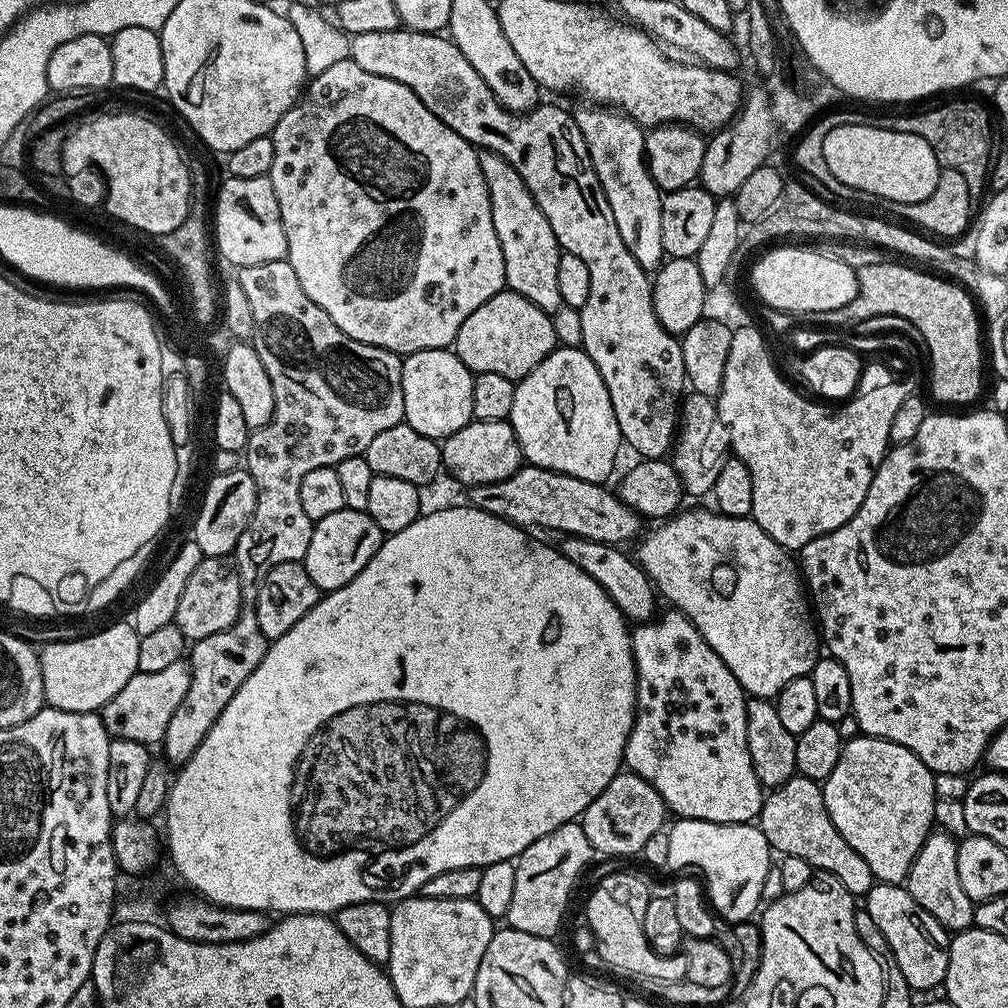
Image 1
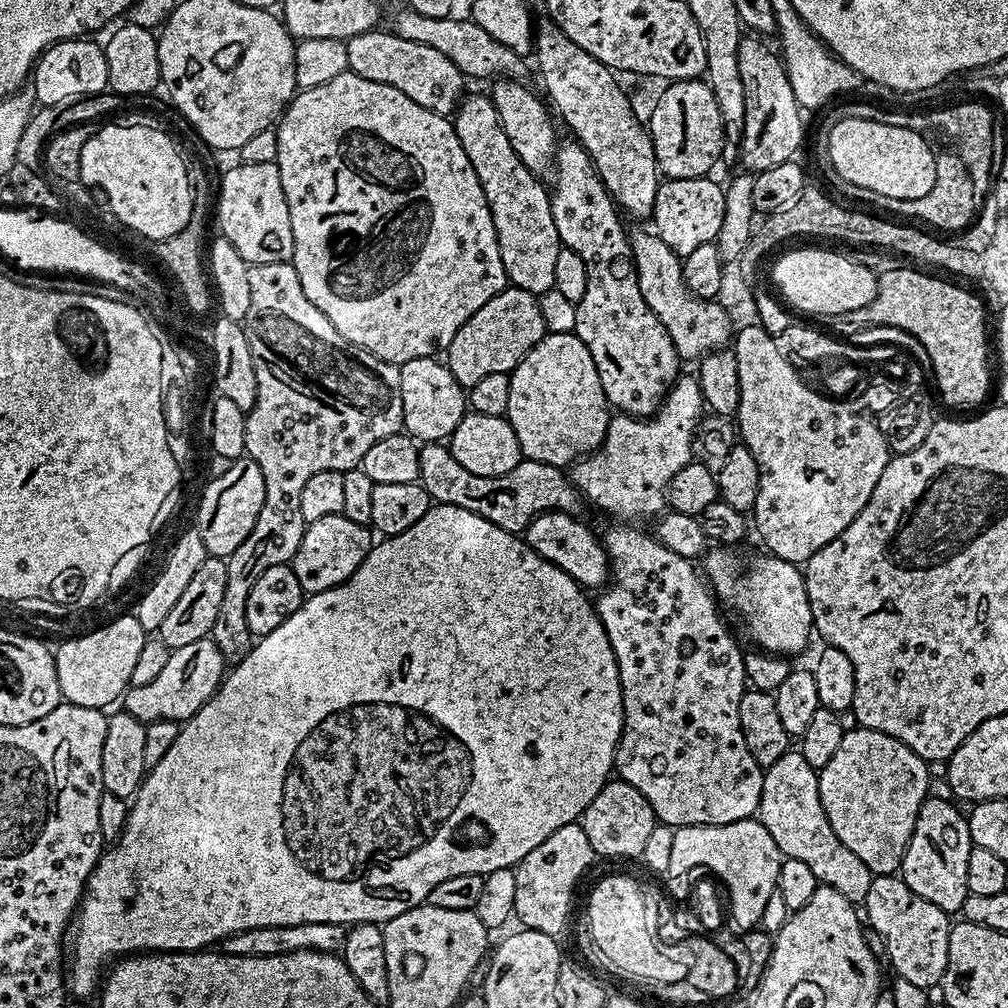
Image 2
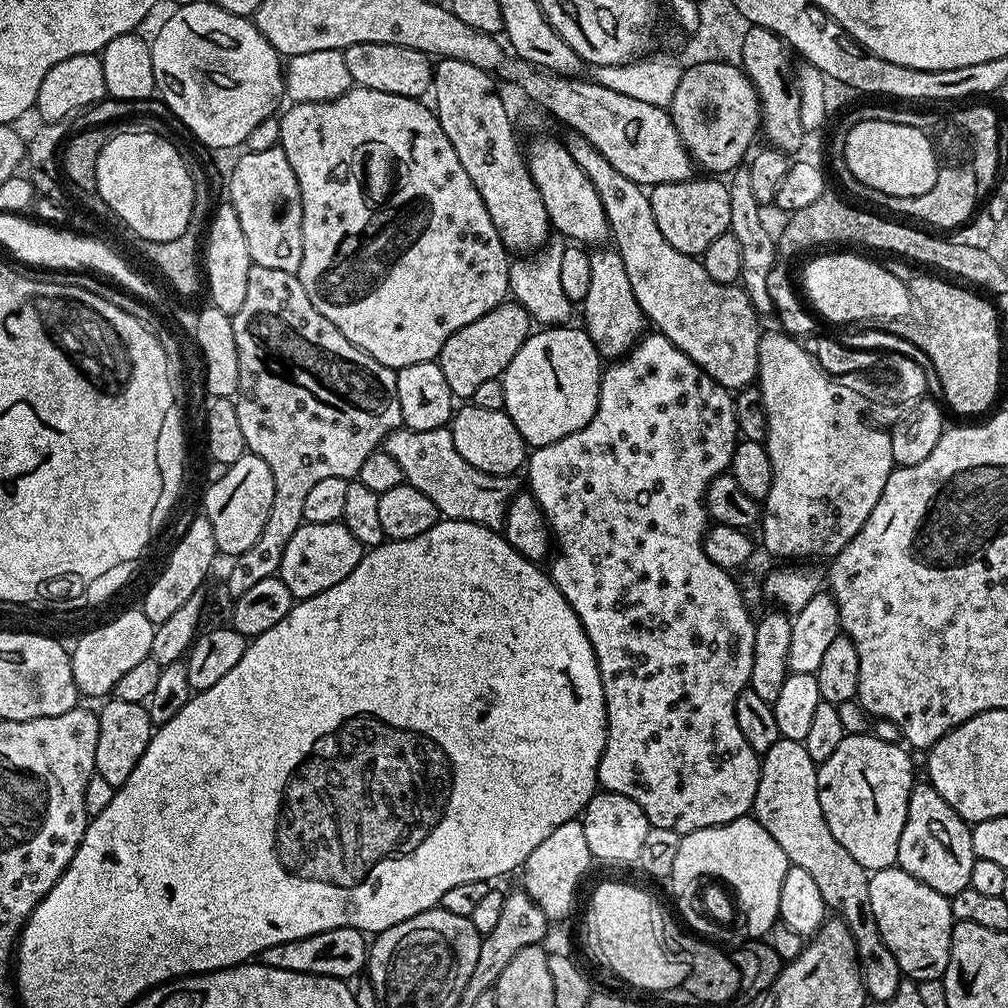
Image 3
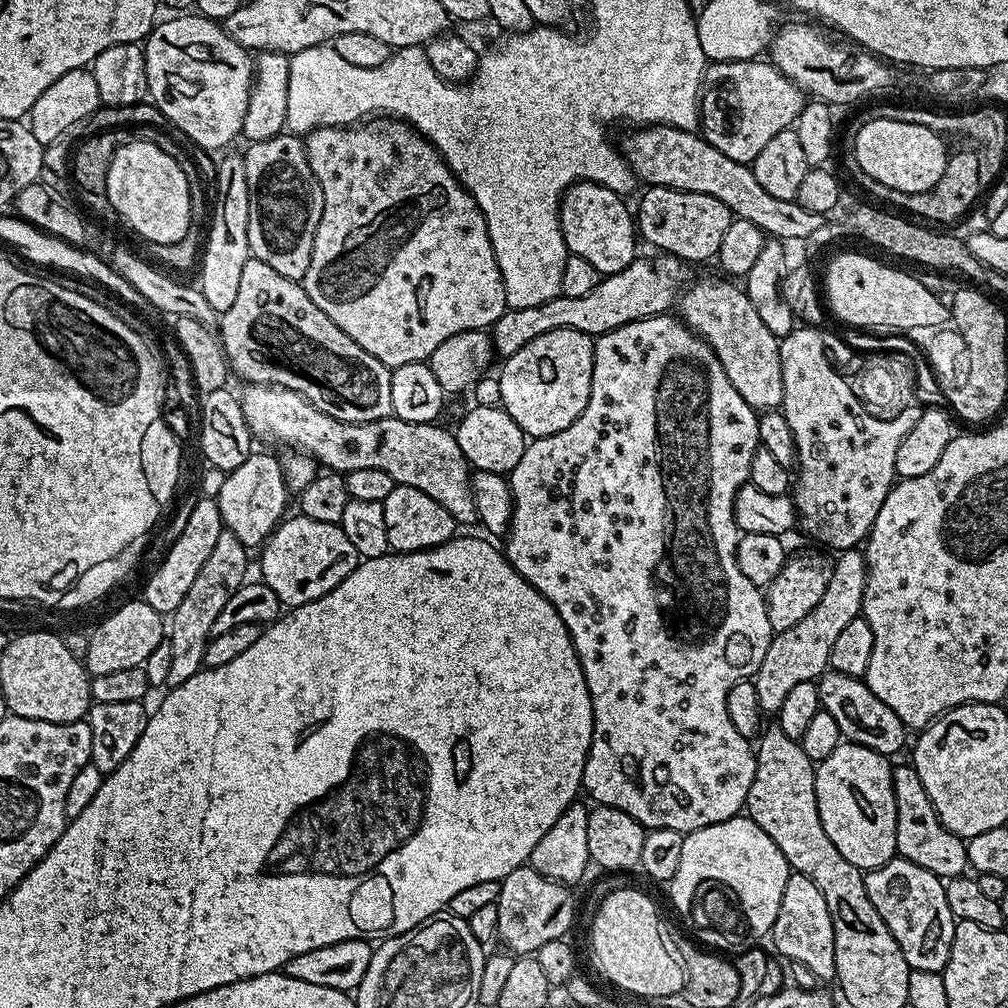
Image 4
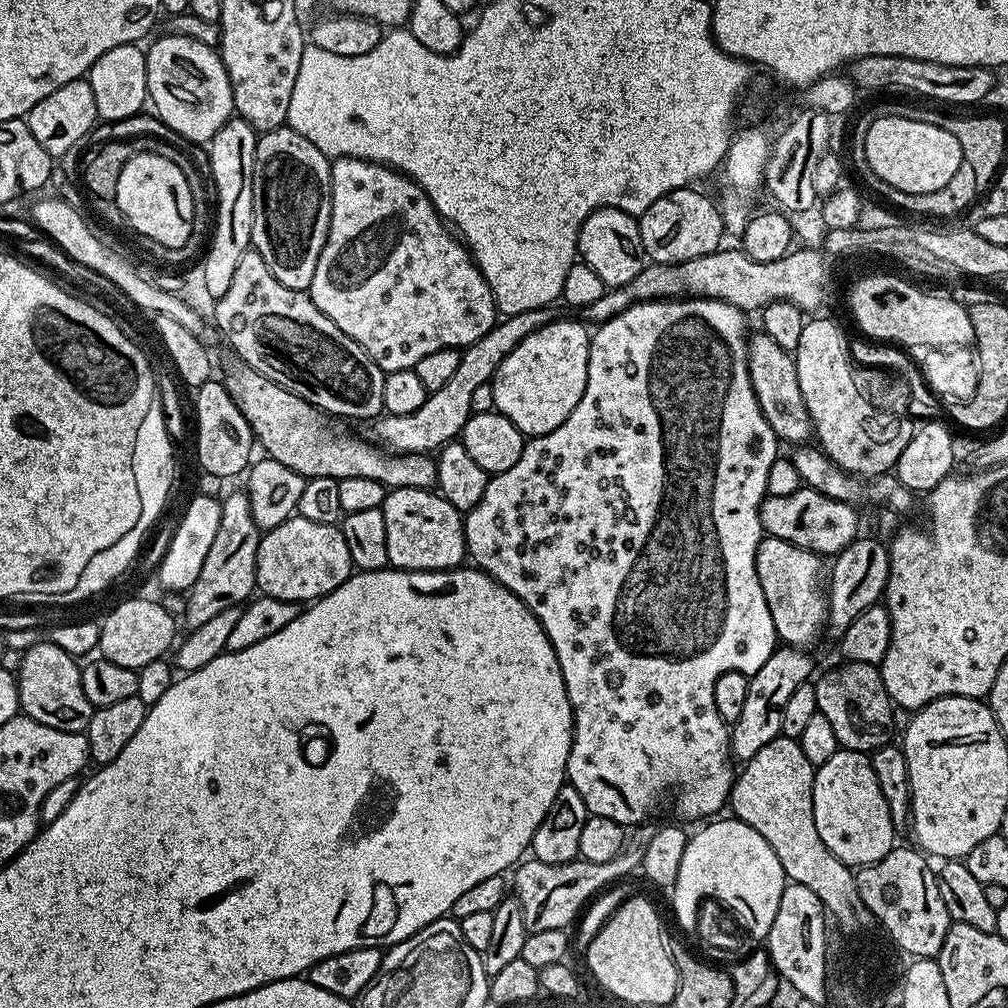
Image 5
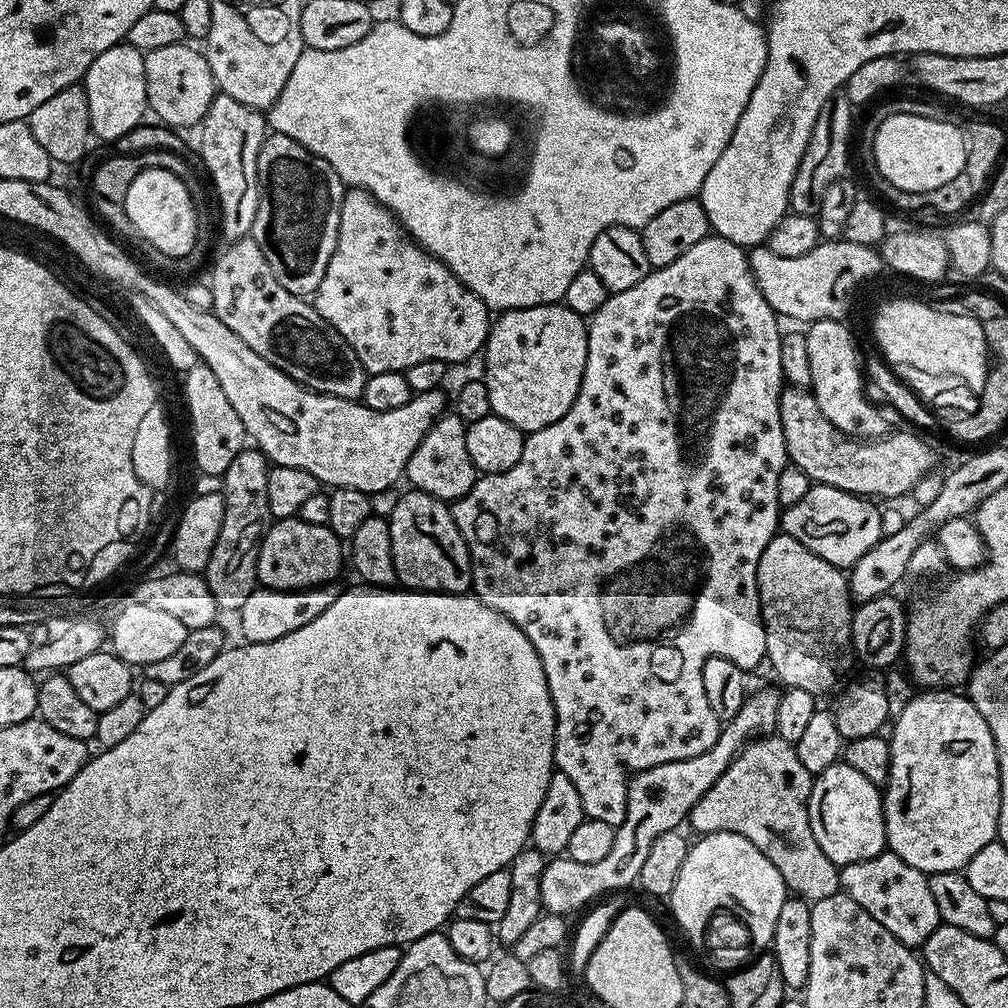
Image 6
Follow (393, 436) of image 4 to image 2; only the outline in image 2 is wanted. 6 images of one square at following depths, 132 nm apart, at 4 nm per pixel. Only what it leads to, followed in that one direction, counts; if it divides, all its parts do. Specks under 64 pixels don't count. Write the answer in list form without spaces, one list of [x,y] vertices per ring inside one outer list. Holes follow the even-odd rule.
[[[440,442],[425,443],[420,450],[419,472],[421,484],[435,503],[460,506],[470,510],[494,526],[502,526],[507,532],[523,533],[528,523],[543,512],[579,513],[582,497],[569,473],[563,467],[546,462],[522,458],[514,470],[506,474],[483,476],[470,474],[454,458],[451,449]]]

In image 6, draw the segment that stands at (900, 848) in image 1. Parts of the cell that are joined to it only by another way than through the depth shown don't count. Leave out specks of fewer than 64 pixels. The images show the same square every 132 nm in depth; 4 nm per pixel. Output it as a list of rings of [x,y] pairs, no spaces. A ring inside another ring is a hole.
[[[837,762],[818,773],[812,781],[808,813],[810,830],[814,830],[814,838],[818,838],[818,846],[822,846],[822,854],[826,854],[826,858],[830,858],[830,862],[838,866],[862,862],[885,851],[888,839],[884,825],[884,798],[881,789],[874,782],[870,782],[870,778],[862,774],[862,770],[854,770],[854,766]]]

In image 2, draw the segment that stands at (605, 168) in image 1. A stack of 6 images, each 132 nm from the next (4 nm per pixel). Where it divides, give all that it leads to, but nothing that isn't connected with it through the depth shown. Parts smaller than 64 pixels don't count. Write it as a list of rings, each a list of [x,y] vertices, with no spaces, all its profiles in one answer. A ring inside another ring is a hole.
[[[547,18],[541,20],[534,28],[534,68],[540,71],[555,115],[568,123],[573,132],[569,133],[588,152],[613,201],[632,216],[651,217],[662,177],[656,166],[652,138],[641,117],[636,117],[627,94],[620,89],[617,73],[582,50],[578,42],[570,42],[557,24]]]

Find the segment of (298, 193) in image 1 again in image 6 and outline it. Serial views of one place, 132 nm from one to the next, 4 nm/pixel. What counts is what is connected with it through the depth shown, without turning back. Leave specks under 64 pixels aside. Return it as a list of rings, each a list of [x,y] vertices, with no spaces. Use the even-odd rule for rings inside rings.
[[[349,187],[344,194],[338,242],[326,274],[314,294],[314,306],[318,314],[358,354],[365,372],[403,372],[418,362],[440,360],[449,366],[460,364],[479,353],[488,341],[490,309],[470,291],[437,256],[431,256],[420,247],[392,211],[380,204],[362,188]]]

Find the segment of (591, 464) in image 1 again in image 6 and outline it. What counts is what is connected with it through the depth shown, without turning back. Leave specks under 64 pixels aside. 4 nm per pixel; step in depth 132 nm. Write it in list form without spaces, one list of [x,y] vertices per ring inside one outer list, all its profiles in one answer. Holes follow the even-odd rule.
[[[563,303],[539,304],[527,308],[509,308],[491,321],[488,341],[484,343],[484,373],[482,379],[490,390],[492,415],[506,418],[515,428],[527,434],[537,432],[562,418],[576,401],[580,383],[586,370],[588,326],[585,317],[574,314]]]

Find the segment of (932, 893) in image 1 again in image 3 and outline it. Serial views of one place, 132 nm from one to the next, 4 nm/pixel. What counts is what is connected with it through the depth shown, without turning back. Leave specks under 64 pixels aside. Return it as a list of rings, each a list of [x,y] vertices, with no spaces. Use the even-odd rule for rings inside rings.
[[[927,782],[913,783],[910,802],[906,810],[906,826],[902,826],[902,838],[898,838],[896,864],[906,870],[918,882],[938,890],[949,898],[969,888],[970,869],[976,861],[972,845],[972,829]]]

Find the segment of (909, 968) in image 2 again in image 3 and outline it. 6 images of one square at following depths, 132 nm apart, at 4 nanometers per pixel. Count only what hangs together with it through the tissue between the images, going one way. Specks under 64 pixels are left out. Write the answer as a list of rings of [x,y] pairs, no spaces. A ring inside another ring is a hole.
[[[899,866],[871,873],[870,910],[878,926],[879,943],[894,956],[901,973],[909,981],[939,980],[950,962],[952,945],[952,906],[949,897],[930,890],[918,878],[906,874]]]

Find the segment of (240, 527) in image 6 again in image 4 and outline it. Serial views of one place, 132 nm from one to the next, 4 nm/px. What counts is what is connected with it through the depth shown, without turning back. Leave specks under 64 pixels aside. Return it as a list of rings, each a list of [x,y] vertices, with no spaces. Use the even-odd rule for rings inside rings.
[[[227,530],[220,532],[210,558],[206,558],[202,570],[198,570],[198,575],[194,577],[190,590],[186,590],[186,598],[182,598],[182,602],[178,602],[178,606],[170,613],[170,623],[166,628],[166,643],[170,646],[169,689],[177,688],[182,682],[194,678],[194,674],[205,667],[204,655],[206,646],[213,637],[214,621],[218,619],[218,614],[222,614],[226,602],[230,602],[230,598],[234,598],[236,591],[249,579],[248,556],[249,549],[238,542],[234,534]]]

